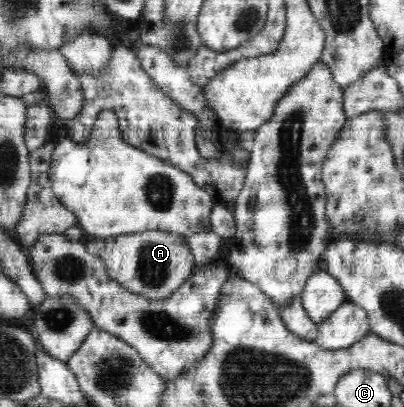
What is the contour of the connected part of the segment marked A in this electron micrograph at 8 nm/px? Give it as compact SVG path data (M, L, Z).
M163 230L145 231L105 239L100 257L108 275L129 292L149 300L165 300L193 274L196 266L194 256L184 235Z

